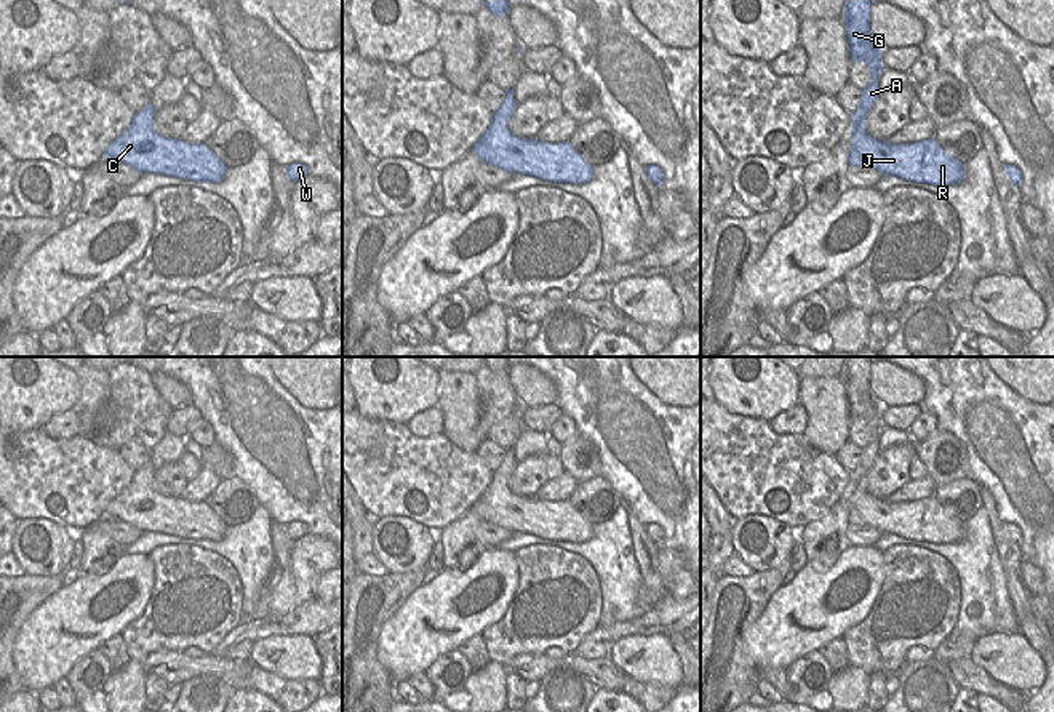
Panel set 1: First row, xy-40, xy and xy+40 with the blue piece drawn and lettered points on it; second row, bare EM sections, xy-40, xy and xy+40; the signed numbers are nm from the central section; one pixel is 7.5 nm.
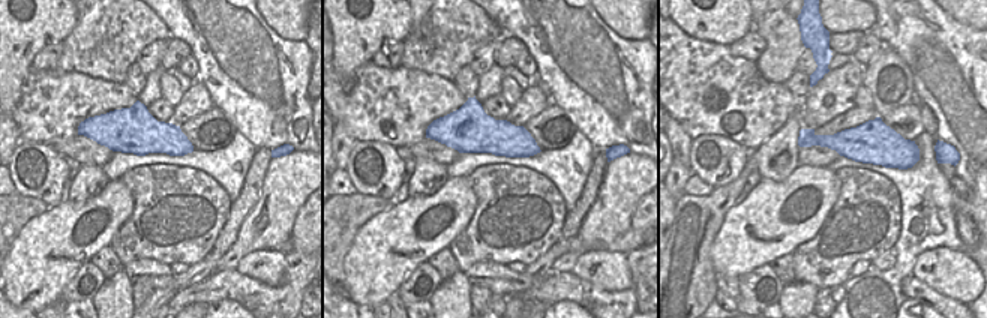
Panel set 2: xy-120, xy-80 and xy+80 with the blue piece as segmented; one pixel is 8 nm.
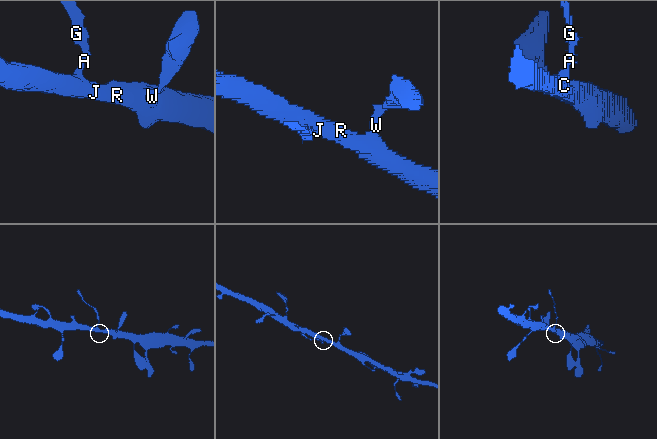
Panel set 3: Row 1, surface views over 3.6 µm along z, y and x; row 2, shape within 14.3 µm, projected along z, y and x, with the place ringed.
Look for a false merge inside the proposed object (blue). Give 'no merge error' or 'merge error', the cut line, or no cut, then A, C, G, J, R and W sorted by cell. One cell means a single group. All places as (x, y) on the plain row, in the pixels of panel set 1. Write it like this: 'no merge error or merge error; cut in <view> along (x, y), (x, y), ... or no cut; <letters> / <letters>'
merge error; cut in xy along (498, 469), (511, 472); A G / C J R W

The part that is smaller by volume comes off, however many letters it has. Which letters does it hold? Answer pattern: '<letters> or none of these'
A, G.

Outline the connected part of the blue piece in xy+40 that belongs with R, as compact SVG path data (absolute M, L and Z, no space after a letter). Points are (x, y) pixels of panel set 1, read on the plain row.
M852 470L851 525L870 525L883 534L931 544L960 542L964 522L947 512L934 496L915 502L891 502L865 490L865 474Z

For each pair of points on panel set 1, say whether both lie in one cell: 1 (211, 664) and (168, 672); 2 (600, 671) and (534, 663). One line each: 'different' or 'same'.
1: same
2: same

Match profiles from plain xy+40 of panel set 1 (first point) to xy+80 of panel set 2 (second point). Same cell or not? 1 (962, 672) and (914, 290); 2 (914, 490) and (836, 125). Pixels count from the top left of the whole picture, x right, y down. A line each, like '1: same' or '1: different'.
1: same
2: same

